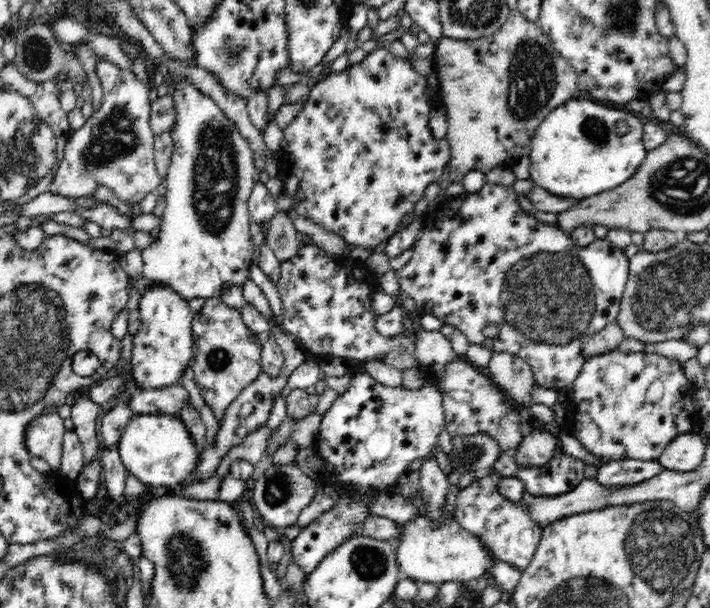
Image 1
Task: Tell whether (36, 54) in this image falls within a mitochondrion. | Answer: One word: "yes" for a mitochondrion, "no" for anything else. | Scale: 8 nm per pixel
yes

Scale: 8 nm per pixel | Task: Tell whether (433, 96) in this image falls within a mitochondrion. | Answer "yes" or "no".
no

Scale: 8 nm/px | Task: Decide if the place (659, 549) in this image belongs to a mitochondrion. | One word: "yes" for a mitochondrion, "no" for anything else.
yes

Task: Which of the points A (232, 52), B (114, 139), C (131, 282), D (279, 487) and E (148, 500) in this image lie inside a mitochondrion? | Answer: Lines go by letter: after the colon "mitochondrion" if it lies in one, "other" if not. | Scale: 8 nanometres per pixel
A: mitochondrion
B: mitochondrion
C: other
D: mitochondrion
E: other

